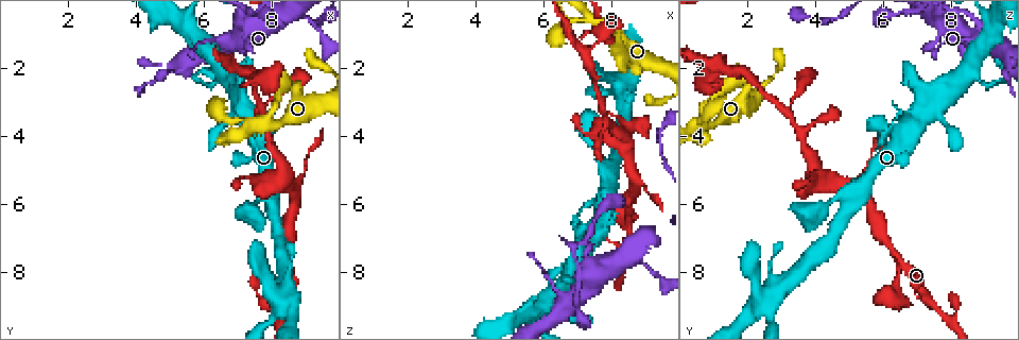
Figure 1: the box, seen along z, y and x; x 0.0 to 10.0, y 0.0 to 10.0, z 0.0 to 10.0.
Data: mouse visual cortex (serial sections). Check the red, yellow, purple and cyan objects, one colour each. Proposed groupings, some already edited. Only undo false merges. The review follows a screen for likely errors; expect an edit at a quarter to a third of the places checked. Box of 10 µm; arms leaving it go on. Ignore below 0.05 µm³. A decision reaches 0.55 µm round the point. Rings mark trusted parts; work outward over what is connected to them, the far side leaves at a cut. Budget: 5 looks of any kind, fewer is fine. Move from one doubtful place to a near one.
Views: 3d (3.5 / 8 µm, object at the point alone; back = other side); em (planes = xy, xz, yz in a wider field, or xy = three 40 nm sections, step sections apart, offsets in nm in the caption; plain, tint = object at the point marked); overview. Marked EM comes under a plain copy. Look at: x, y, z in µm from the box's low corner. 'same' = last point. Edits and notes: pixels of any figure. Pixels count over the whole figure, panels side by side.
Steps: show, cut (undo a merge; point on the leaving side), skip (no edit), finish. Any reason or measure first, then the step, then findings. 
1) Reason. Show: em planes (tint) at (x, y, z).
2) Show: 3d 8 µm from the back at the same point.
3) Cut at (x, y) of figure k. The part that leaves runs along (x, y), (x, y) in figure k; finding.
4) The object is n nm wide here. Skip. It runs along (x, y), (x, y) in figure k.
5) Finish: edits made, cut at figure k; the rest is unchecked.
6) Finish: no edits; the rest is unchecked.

Abrupt turn. Show: 3d 8 µm from the back at (8.35, 9.35, 7.90).

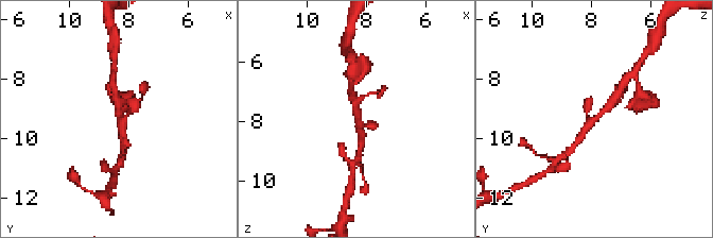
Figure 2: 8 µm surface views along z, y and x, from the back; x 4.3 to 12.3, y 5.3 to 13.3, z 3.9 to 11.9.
Show: 3d 3.5 µm at the same point.

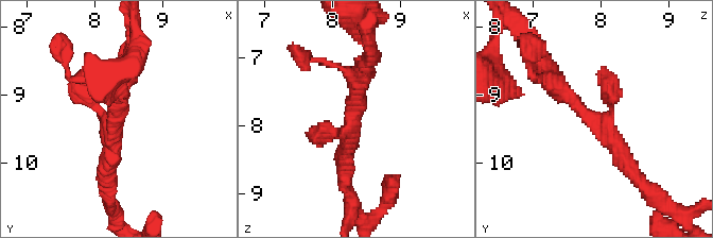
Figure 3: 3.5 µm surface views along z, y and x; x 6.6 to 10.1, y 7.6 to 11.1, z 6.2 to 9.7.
Show: em xy step 3 (tint) at (8.25, 9.40, 7.95).

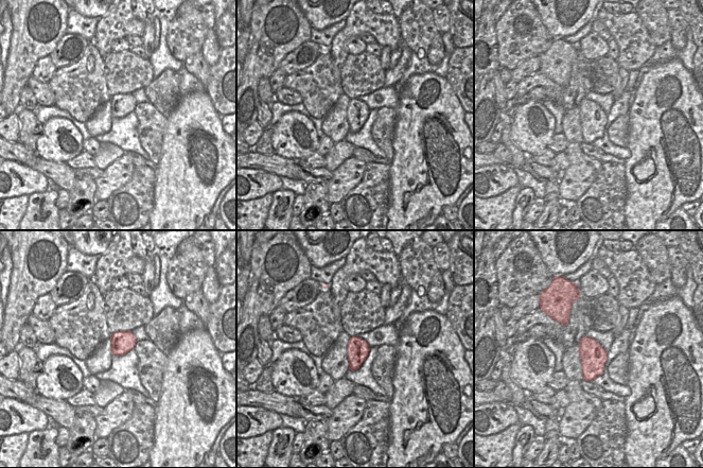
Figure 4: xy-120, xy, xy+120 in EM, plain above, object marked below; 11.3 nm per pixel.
The object is 240 nm wide here. Skip. It runs along (364, 72), (351, 126), (322, 130) in figure 3; continuous, no second cell.

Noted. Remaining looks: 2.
Show: 3d 8 µm from the back at (8.40, 2.30, 2.05).

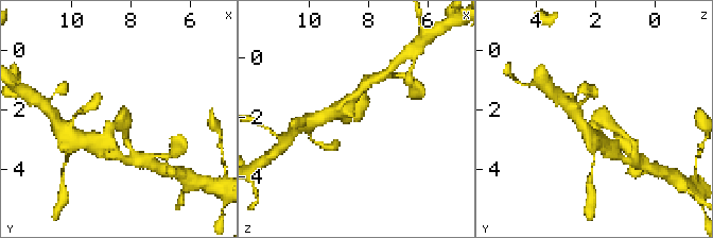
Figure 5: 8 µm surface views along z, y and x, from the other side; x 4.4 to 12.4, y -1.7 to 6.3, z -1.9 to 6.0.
Show: em planes (tint) at the same point.

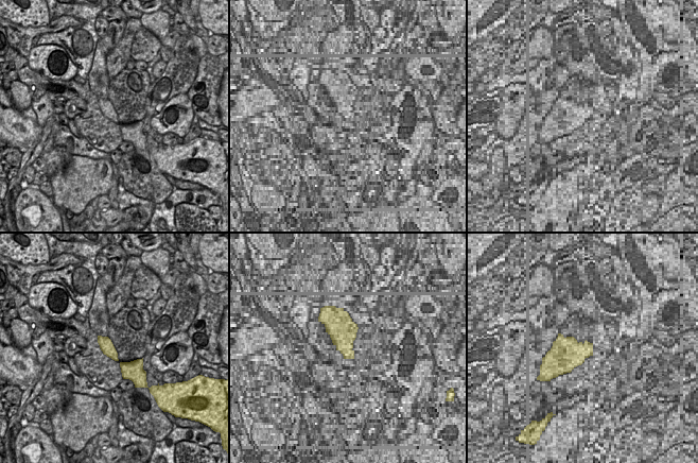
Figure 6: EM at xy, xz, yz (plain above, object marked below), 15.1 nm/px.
The arms are 350, 400 nm wide. Skip. It runs along (100, 339), (123, 365), (137, 372) in figure 6; all the same cell.

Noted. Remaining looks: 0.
Finish: no edits; the rest is unchecked.

